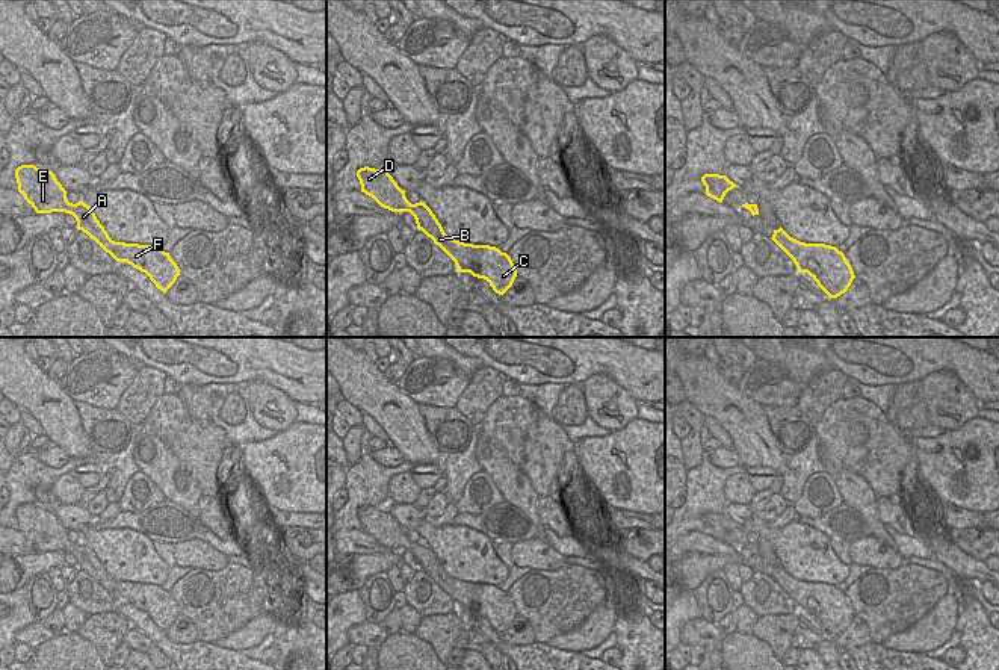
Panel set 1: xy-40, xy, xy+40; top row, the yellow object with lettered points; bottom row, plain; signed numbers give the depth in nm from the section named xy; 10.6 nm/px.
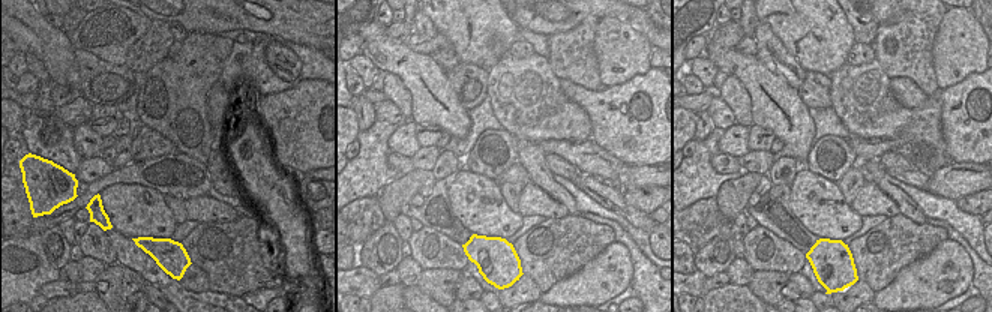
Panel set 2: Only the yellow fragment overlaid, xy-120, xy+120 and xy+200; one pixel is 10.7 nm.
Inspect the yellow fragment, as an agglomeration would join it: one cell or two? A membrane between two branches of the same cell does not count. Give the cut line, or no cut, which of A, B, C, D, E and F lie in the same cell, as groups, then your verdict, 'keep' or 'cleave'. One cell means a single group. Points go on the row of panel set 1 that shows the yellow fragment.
no cut | A B C D E F | keep

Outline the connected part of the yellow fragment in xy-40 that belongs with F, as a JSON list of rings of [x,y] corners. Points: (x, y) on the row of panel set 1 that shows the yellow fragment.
[[[21,165],[15,169],[18,192],[35,209],[36,213],[65,212],[76,218],[77,228],[94,239],[116,262],[127,262],[145,272],[157,289],[166,290],[180,275],[177,263],[160,247],[115,242],[97,219],[88,204],[70,203],[66,191],[51,171],[35,165]]]

